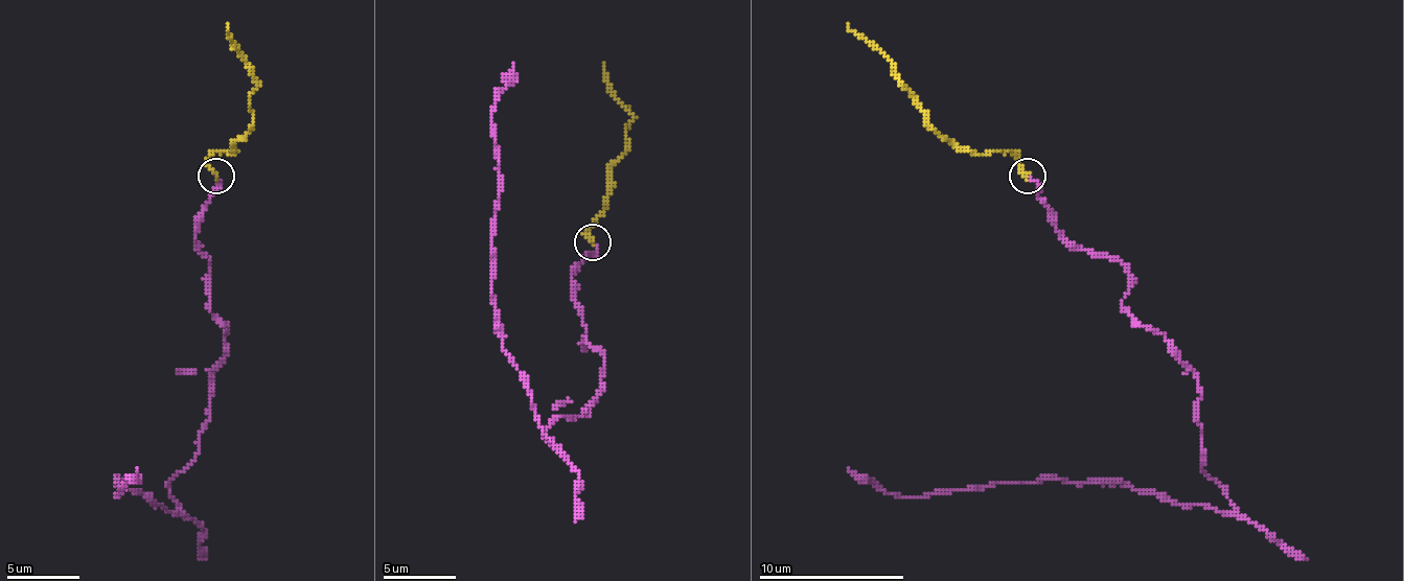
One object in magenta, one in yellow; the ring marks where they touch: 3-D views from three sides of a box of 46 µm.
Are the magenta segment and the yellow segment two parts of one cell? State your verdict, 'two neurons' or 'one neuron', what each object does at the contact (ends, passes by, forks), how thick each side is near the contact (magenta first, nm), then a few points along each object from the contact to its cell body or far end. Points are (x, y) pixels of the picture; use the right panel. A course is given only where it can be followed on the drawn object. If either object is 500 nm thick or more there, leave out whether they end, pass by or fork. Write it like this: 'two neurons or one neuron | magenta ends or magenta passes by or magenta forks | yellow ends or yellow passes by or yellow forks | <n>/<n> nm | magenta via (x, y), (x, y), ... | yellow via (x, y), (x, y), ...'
one neuron | magenta ends | yellow ends | 150/360 nm | magenta via (1030, 177), (1194, 373), (1201, 468), (1234, 508), (1037, 479), (895, 496), (848, 468) | yellow via (1027, 177), (1008, 152), (958, 152), (931, 125), (895, 67), (848, 24)

